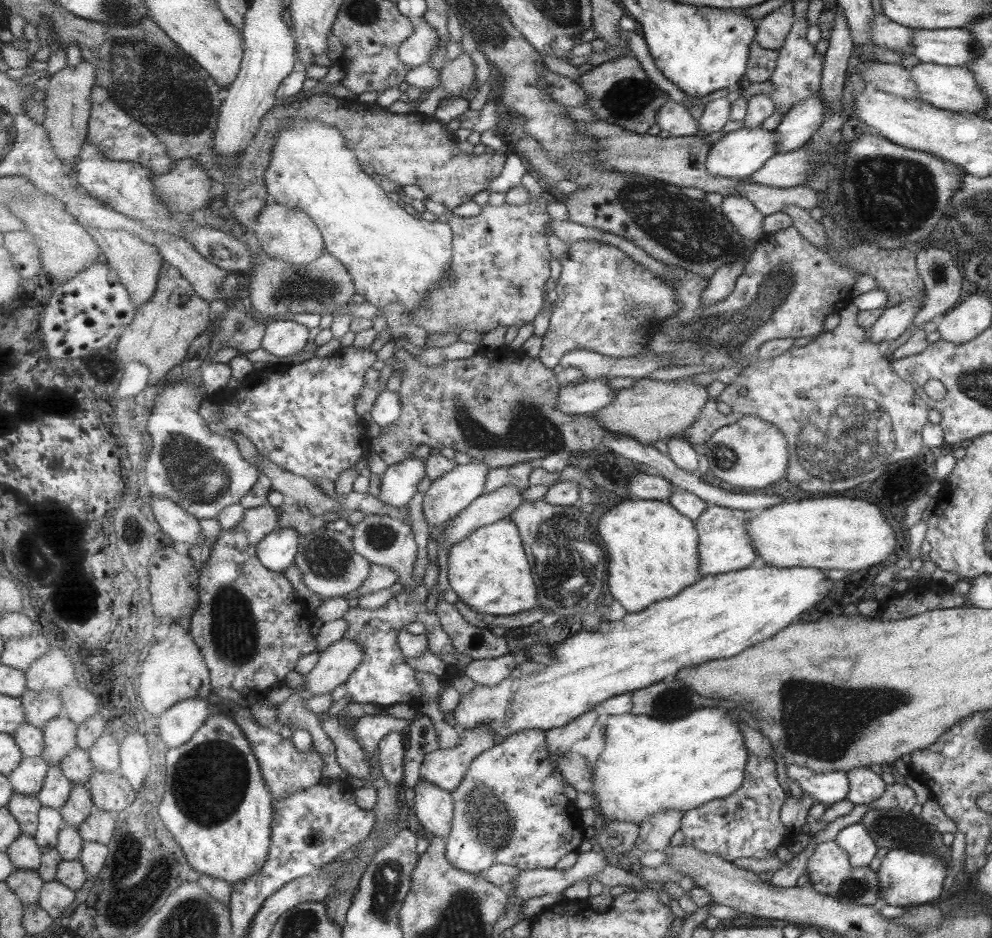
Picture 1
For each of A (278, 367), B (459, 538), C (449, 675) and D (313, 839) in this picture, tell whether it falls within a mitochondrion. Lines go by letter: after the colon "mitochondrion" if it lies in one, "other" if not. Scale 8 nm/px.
A: other
B: other
C: other
D: other

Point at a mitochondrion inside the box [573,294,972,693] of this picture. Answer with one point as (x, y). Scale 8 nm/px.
(839, 434)

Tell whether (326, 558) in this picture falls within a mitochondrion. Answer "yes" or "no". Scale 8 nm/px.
yes

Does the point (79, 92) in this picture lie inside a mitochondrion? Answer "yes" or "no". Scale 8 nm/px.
no

